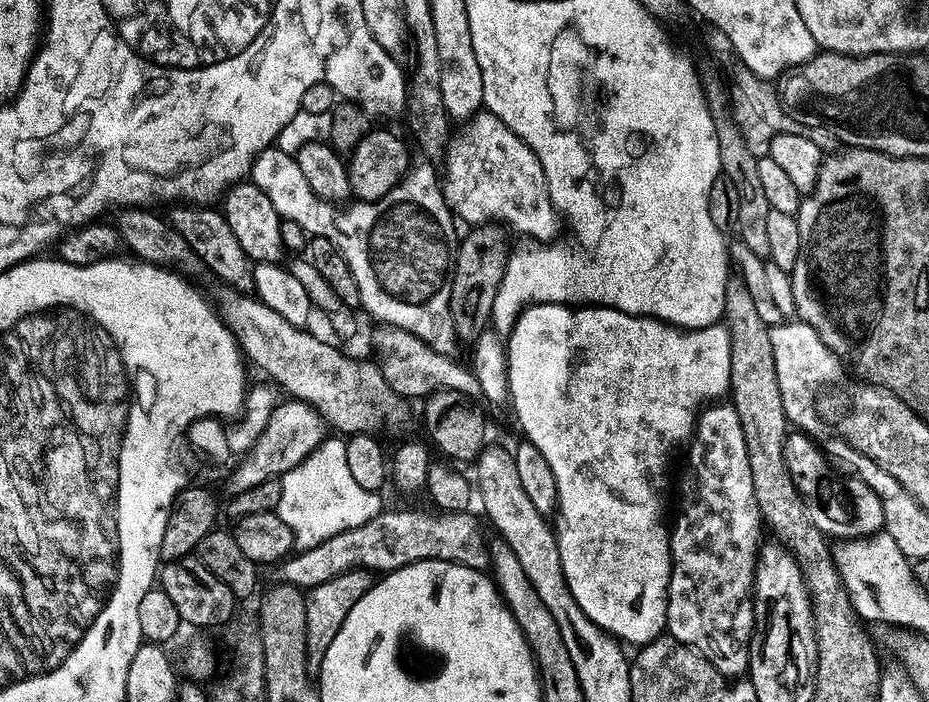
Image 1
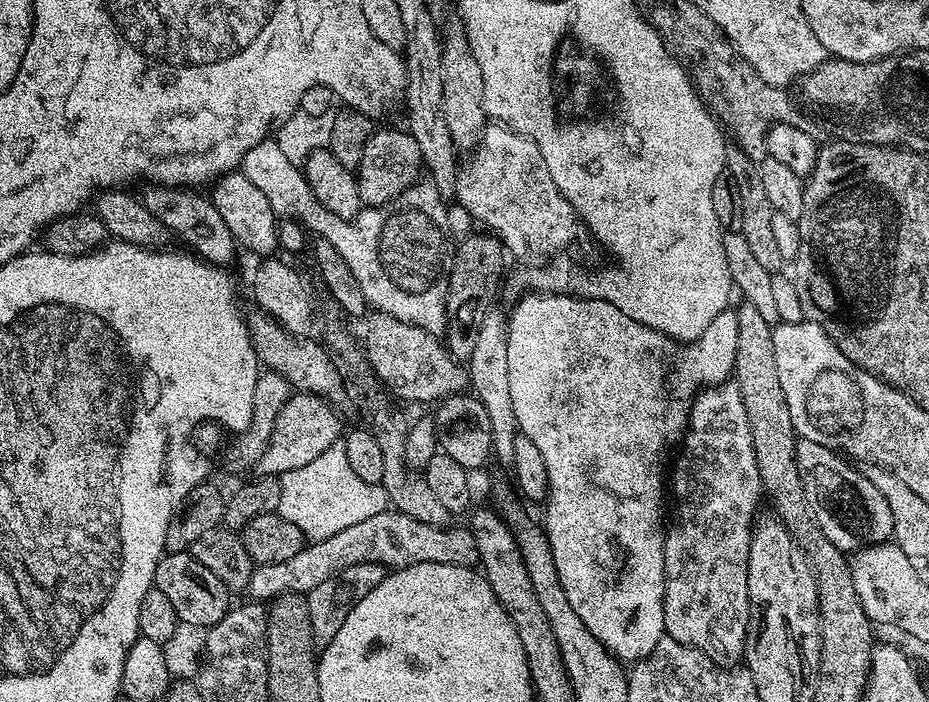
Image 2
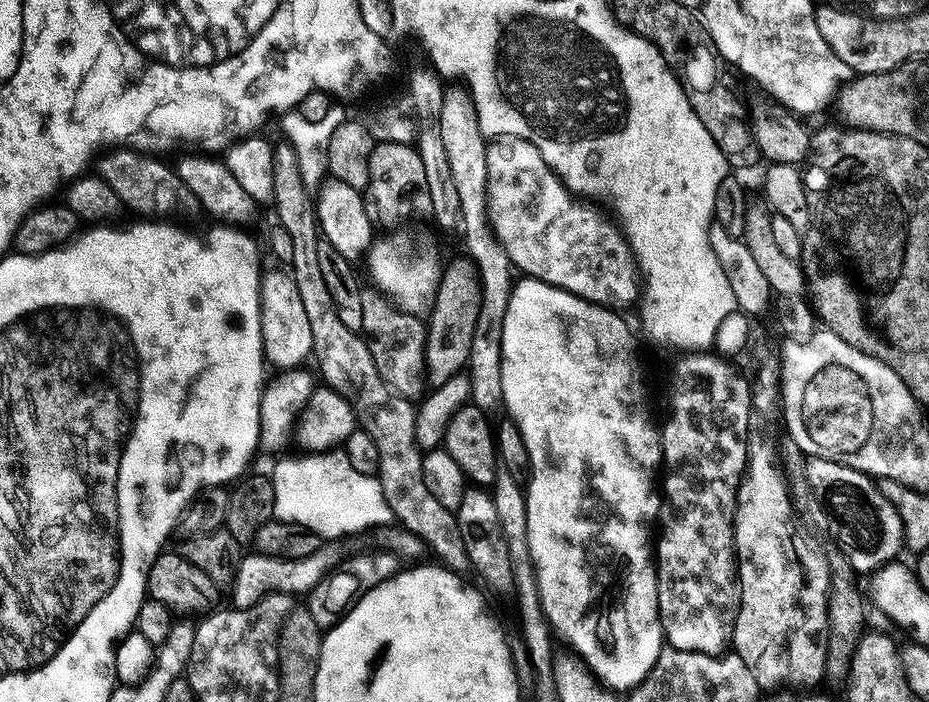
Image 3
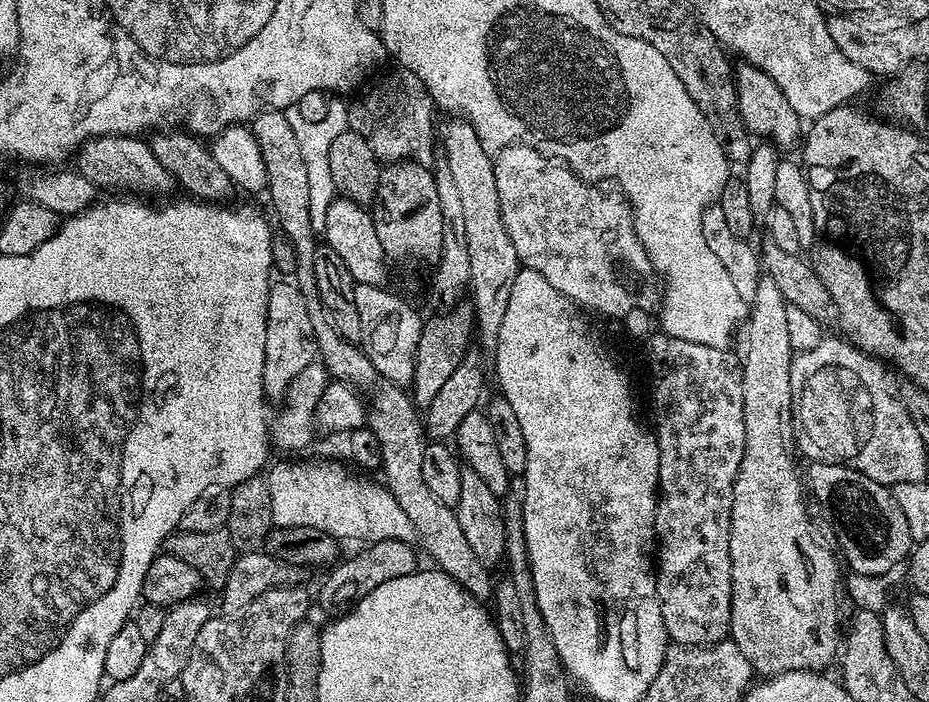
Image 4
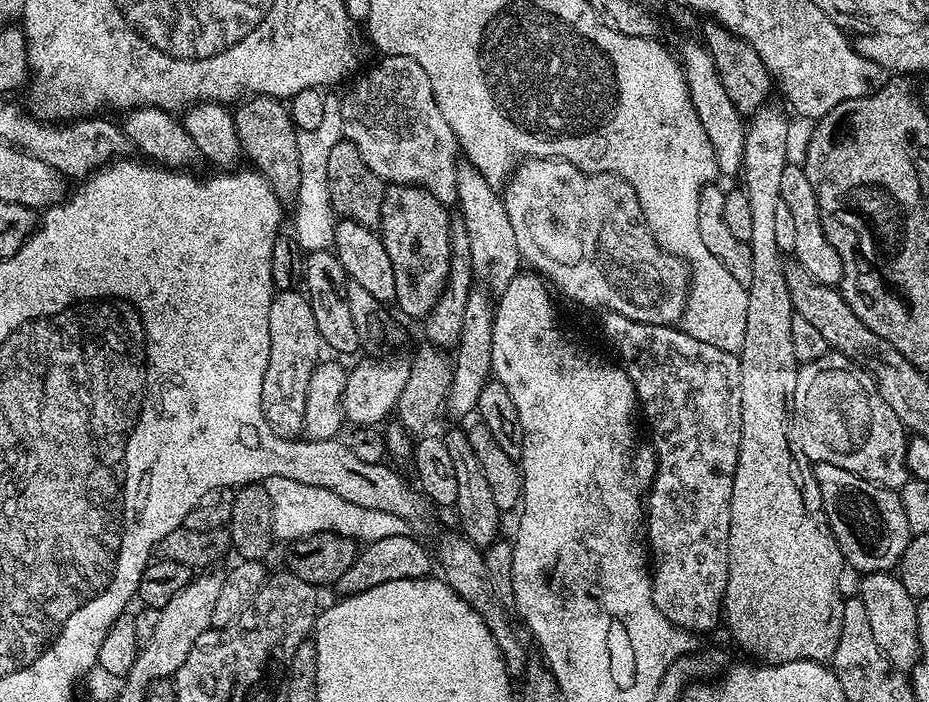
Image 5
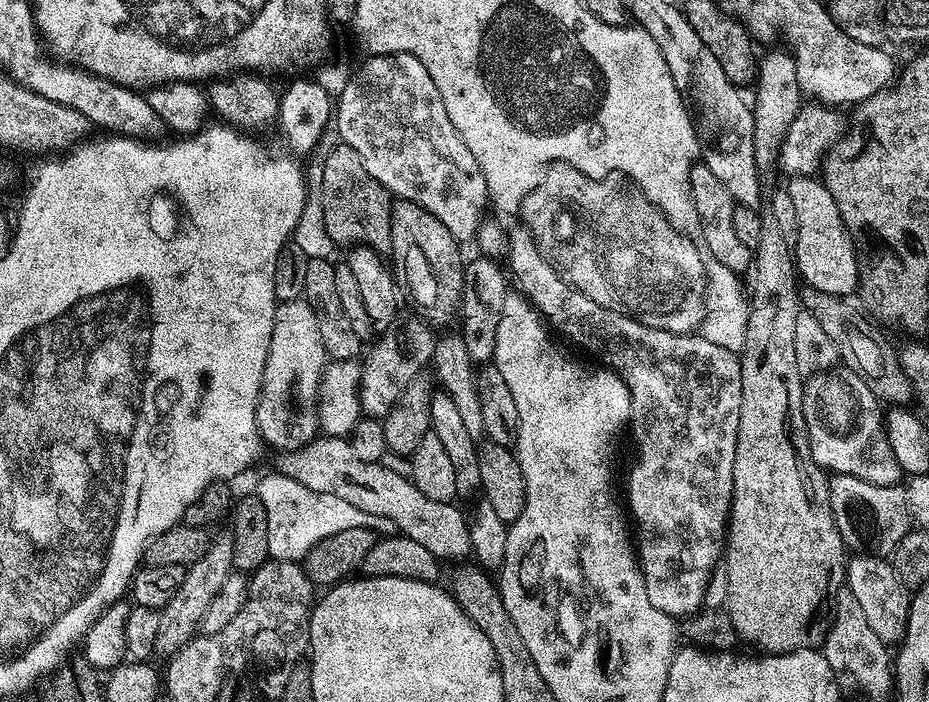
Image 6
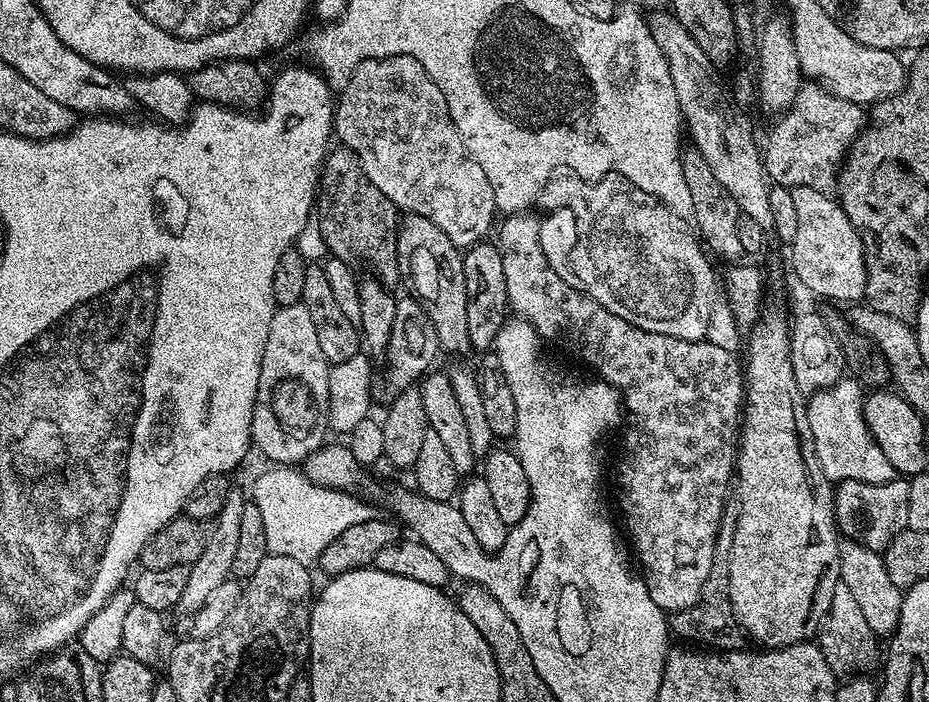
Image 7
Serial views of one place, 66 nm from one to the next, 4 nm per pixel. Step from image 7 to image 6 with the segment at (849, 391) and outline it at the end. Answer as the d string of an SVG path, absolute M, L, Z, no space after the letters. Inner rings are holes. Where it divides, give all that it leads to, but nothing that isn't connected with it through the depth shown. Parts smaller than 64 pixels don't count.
M820 370L812 376L803 381L802 391L798 401L798 408L800 407L800 412L804 415L804 428L808 431L808 452L812 455L812 460L820 468L829 468L827 471L832 474L839 474L842 476L853 476L858 478L862 482L870 482L875 484L877 488L881 490L887 490L893 486L899 485L902 479L902 473L900 467L898 466L898 458L894 458L894 450L890 448L890 442L888 441L888 430L886 427L886 416L882 411L880 413L880 408L882 409L881 401L877 400L876 395L870 390L870 386L866 386L866 382L860 375L851 370Z

